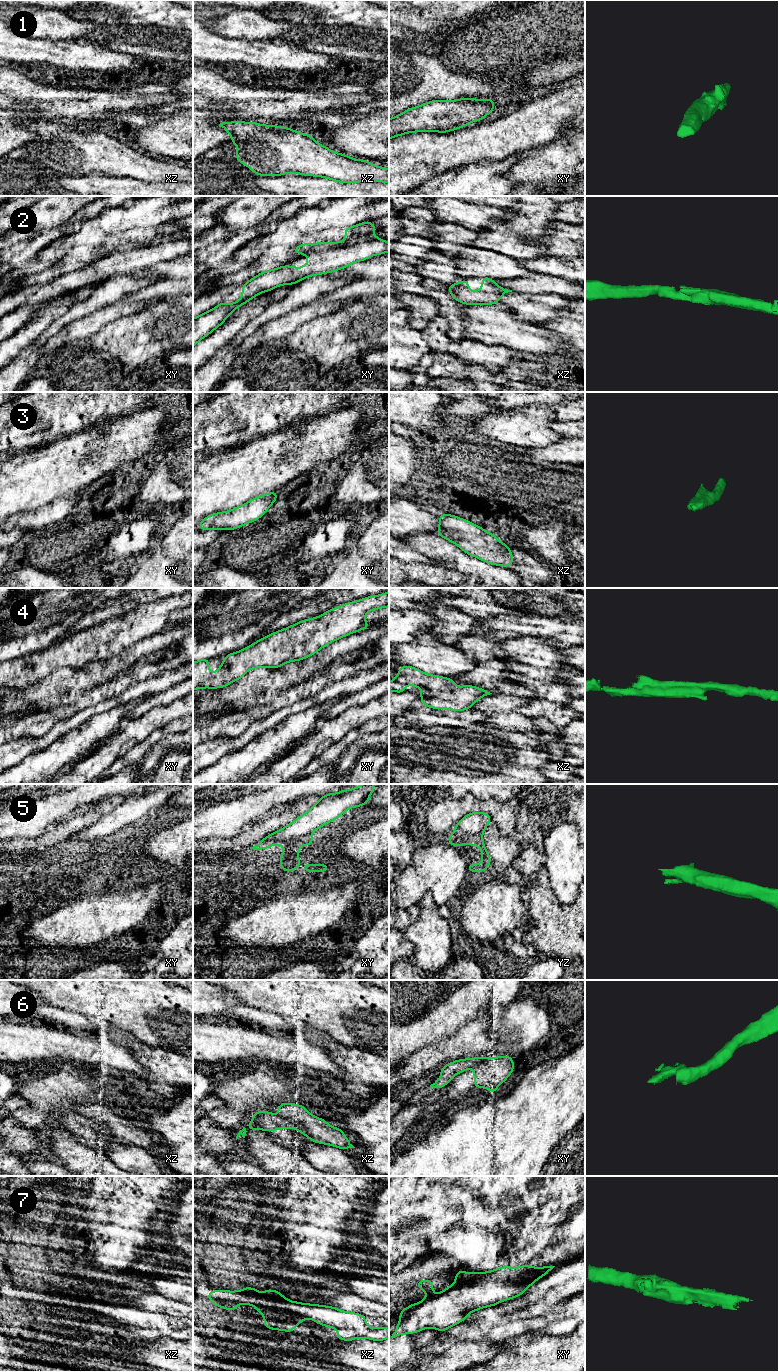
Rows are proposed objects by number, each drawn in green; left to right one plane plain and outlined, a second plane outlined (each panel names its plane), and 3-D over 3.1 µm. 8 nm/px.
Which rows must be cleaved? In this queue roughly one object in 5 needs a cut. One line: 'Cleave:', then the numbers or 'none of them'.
Cleave: 6

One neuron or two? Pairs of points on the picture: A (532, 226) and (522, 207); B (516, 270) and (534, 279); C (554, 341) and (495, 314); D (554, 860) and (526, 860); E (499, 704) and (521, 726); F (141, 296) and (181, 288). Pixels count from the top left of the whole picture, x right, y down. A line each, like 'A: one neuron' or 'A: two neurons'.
A: one neuron
B: two neurons
C: one neuron
D: two neurons
E: one neuron
F: one neuron

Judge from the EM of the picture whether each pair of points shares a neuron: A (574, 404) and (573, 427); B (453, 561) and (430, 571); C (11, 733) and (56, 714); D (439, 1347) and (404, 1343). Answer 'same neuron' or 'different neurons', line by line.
A: different neurons
B: different neurons
C: same neuron
D: different neurons

